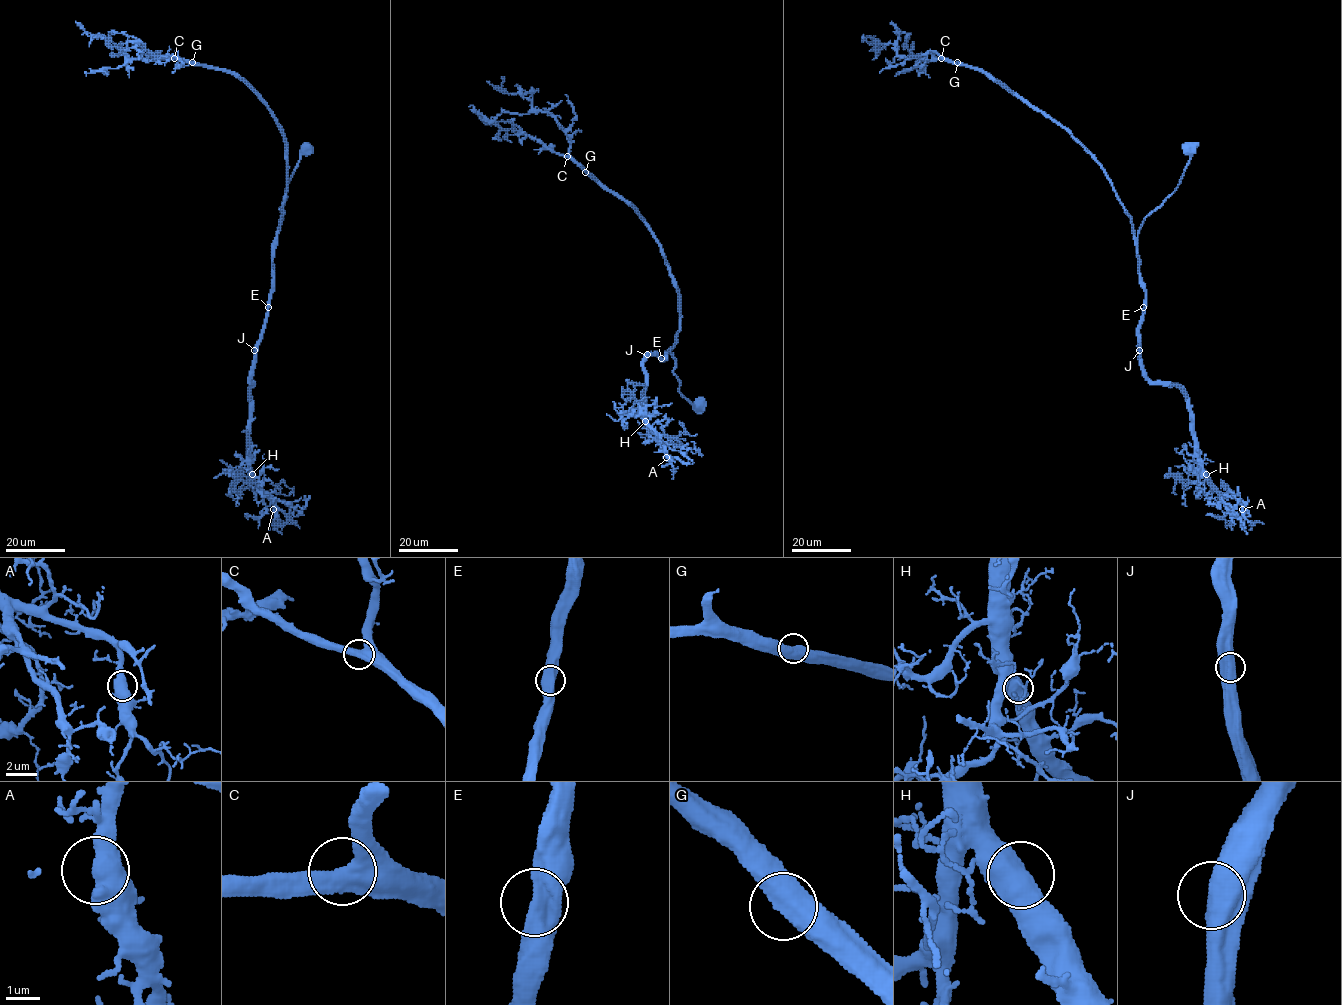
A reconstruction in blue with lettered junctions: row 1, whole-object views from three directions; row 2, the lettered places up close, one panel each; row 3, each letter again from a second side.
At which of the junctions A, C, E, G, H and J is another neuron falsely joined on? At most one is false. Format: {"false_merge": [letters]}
{"false_merge": []}

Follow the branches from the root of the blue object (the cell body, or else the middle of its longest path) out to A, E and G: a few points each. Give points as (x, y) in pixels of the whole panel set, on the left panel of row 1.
A: (306, 148), (281, 207), (283, 219), (272, 245), (269, 313), (250, 379), (249, 471), (274, 500), (273, 509)
E: (306, 148), (288, 183), (287, 199), (281, 207), (283, 219), (272, 245), (272, 288), (268, 307)
G: (306, 148), (286, 189), (275, 240), (286, 192), (284, 132), (268, 107), (236, 75), (192, 62)

